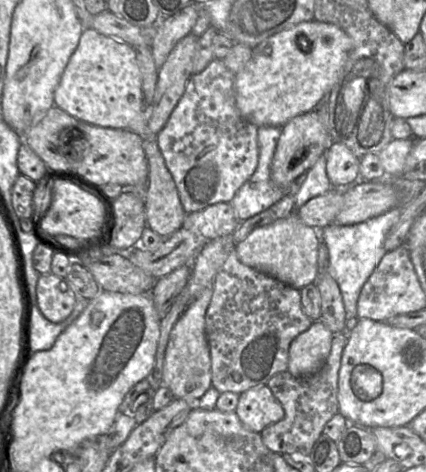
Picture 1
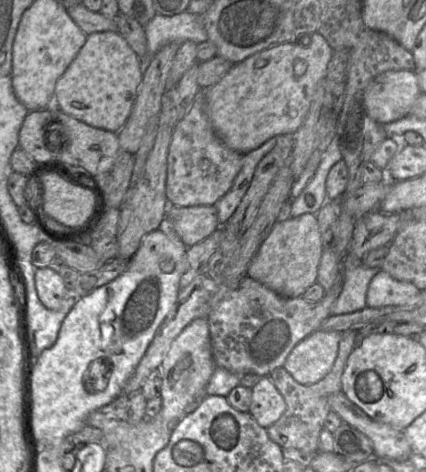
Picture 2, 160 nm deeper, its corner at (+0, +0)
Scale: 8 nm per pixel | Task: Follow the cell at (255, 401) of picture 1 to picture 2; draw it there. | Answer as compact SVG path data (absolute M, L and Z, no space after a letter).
M269 376L261 377L251 390L249 414L261 427L267 429L285 412L285 400Z

